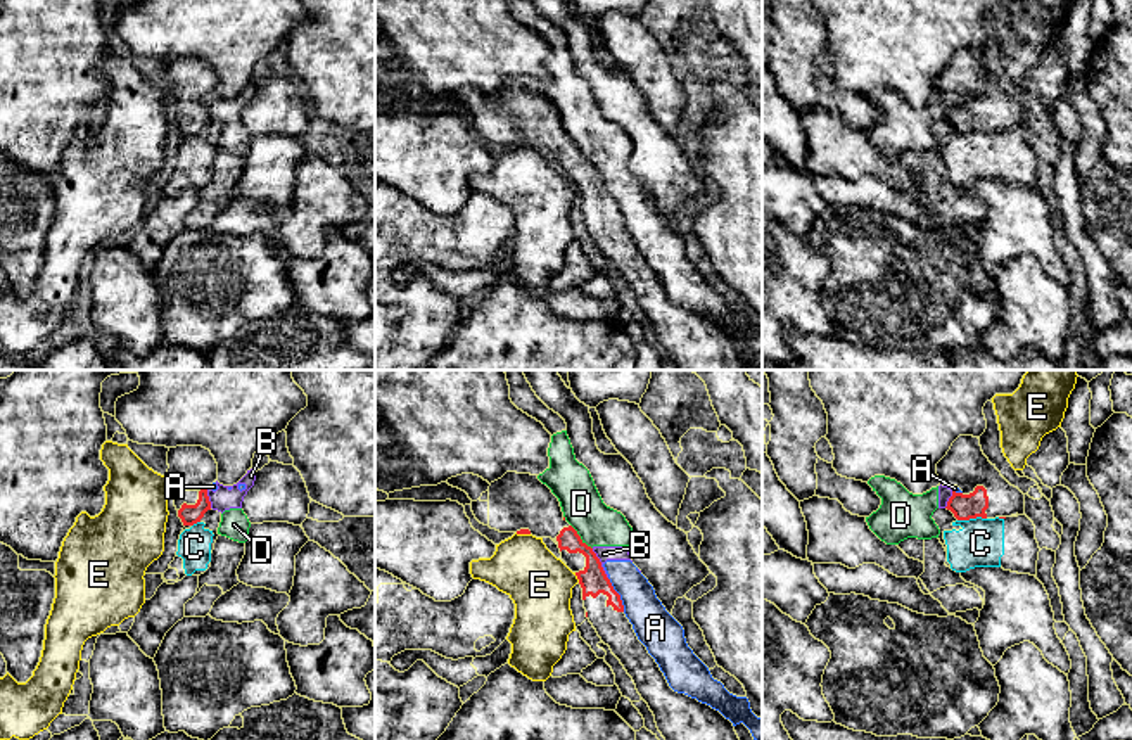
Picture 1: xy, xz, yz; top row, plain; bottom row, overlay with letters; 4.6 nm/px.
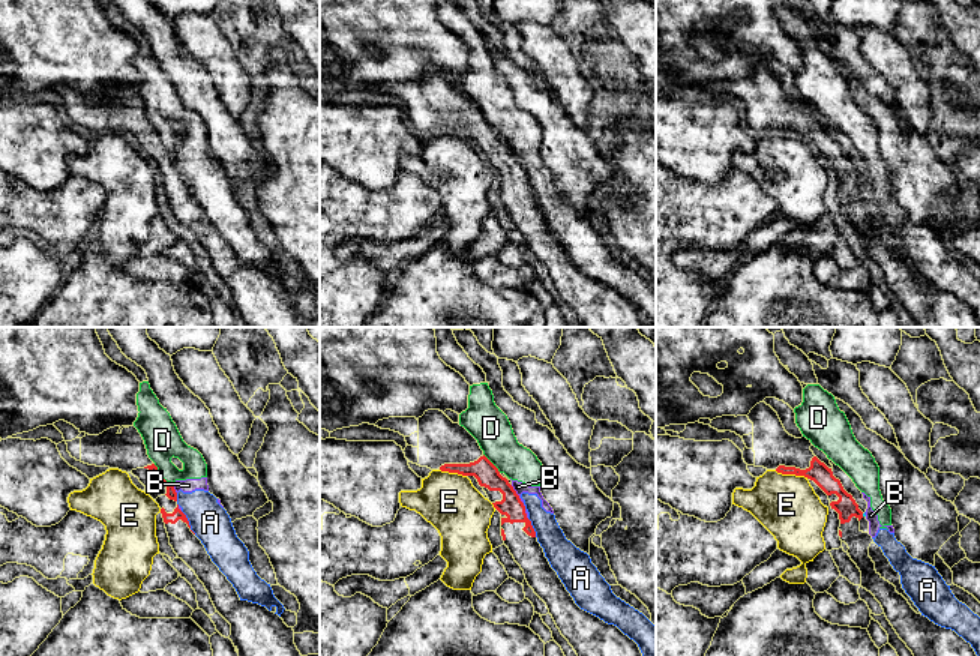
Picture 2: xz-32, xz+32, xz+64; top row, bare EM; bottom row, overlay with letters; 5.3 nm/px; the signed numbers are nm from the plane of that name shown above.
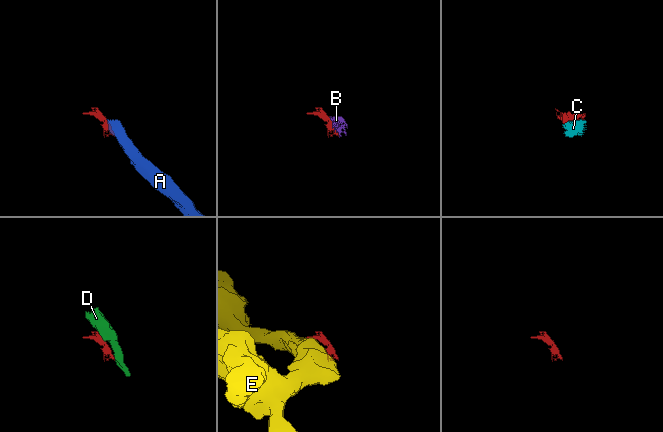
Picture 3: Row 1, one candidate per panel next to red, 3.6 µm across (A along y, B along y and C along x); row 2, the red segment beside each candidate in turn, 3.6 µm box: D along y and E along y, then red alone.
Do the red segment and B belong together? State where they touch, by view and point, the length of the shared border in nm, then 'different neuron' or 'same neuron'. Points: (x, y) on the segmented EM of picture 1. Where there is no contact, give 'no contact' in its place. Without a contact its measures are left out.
contact xz (600, 564); length 160 nm; different neuron

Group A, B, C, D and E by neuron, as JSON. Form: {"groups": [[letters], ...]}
{"groups": [["A", "B", "D"], ["C"], ["E"]]}

